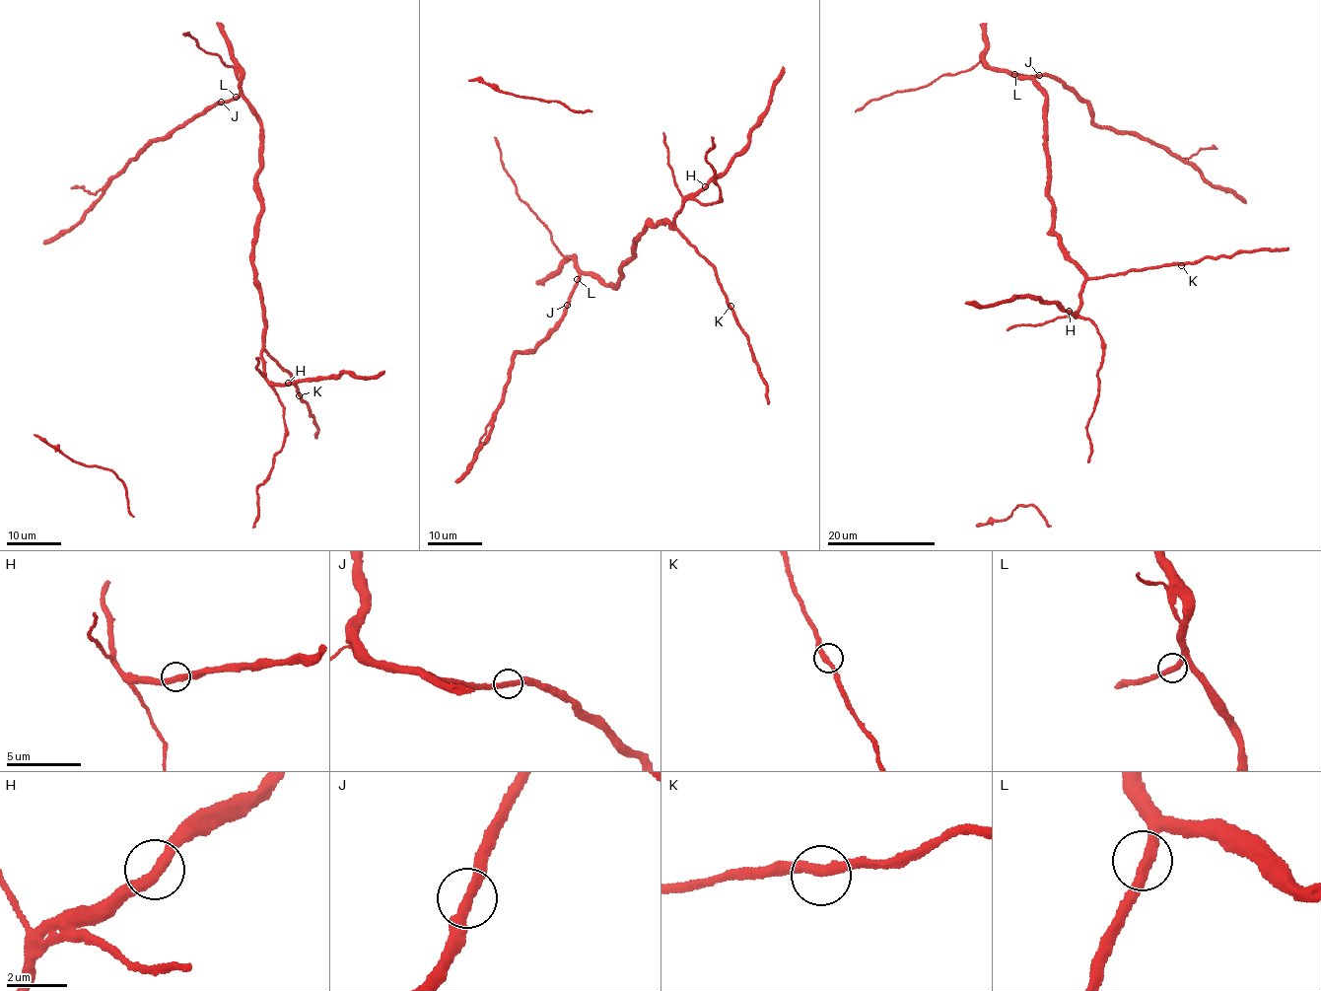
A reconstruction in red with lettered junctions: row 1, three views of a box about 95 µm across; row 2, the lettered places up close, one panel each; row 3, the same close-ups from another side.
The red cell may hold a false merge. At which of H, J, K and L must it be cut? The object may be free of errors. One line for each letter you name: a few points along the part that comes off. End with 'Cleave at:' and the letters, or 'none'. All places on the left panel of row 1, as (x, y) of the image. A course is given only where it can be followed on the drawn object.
Cleave at: none

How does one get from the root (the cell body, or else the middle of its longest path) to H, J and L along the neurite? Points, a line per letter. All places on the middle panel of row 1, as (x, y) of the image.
H: (654, 226), (662, 220), (673, 227), (682, 204), (705, 186)
J: (654, 226), (646, 226), (636, 241), (631, 250), (634, 255), (623, 266), (614, 289), (582, 273), (567, 305)
L: (654, 226), (646, 226), (636, 241), (614, 289), (587, 274), (577, 279)

